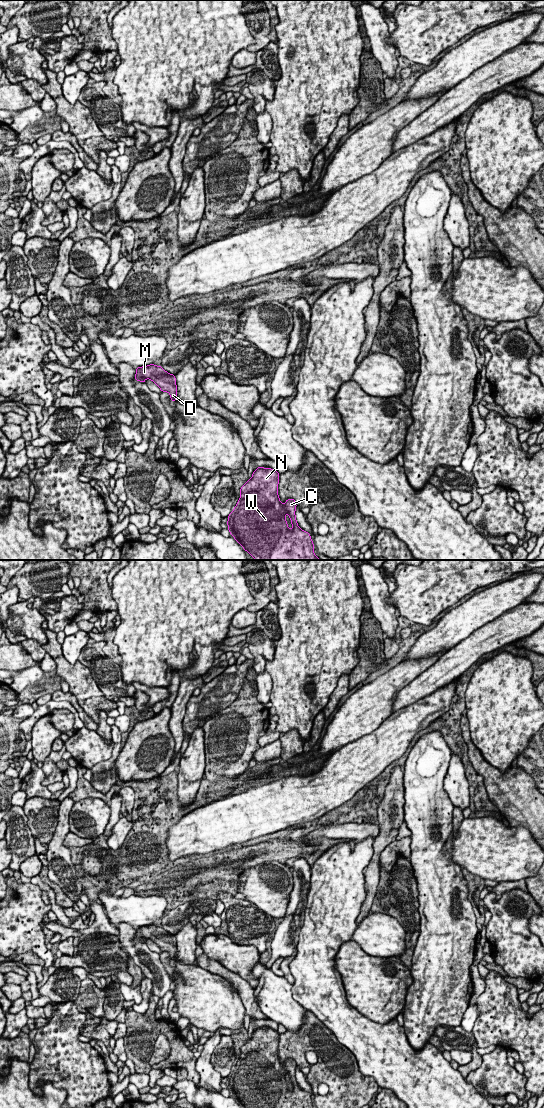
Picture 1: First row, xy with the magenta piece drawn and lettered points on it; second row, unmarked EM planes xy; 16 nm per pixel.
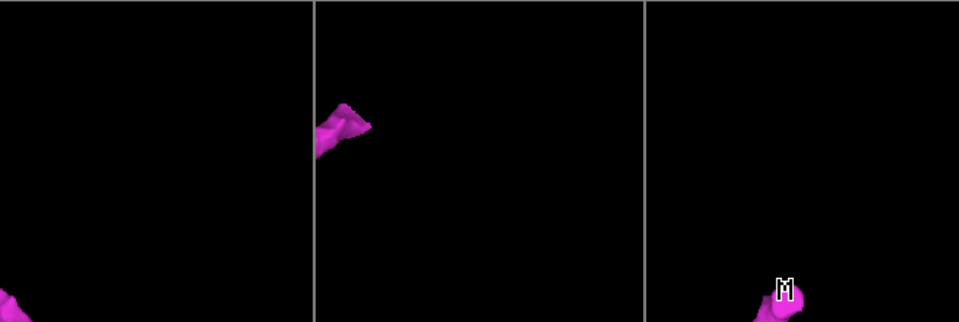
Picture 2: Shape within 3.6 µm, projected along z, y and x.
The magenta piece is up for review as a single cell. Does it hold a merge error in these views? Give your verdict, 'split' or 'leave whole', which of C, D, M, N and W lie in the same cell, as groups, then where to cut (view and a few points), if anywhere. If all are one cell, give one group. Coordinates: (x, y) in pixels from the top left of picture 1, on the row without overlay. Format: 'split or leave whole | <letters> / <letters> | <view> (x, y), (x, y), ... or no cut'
leave whole | C D M N W | no cut

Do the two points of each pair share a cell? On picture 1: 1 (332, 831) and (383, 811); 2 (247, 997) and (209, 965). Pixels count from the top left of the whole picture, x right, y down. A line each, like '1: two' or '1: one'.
1: two
2: one

